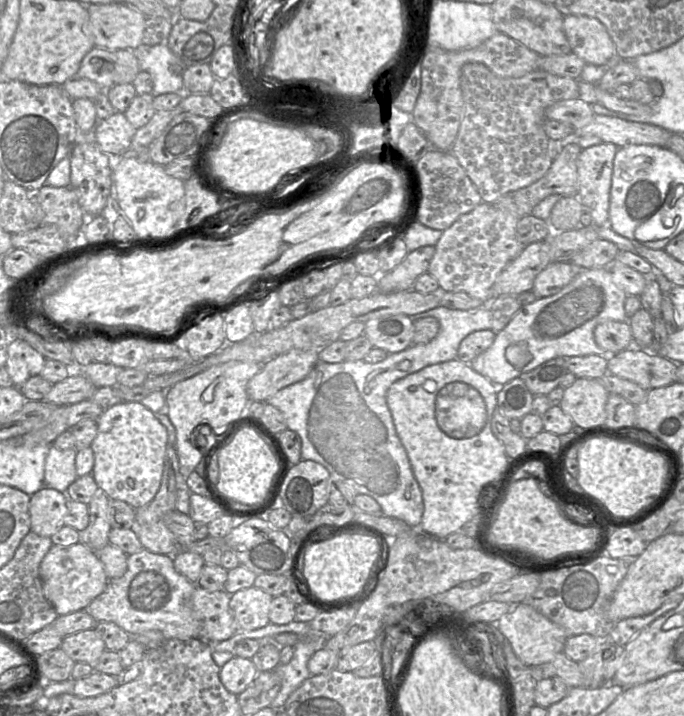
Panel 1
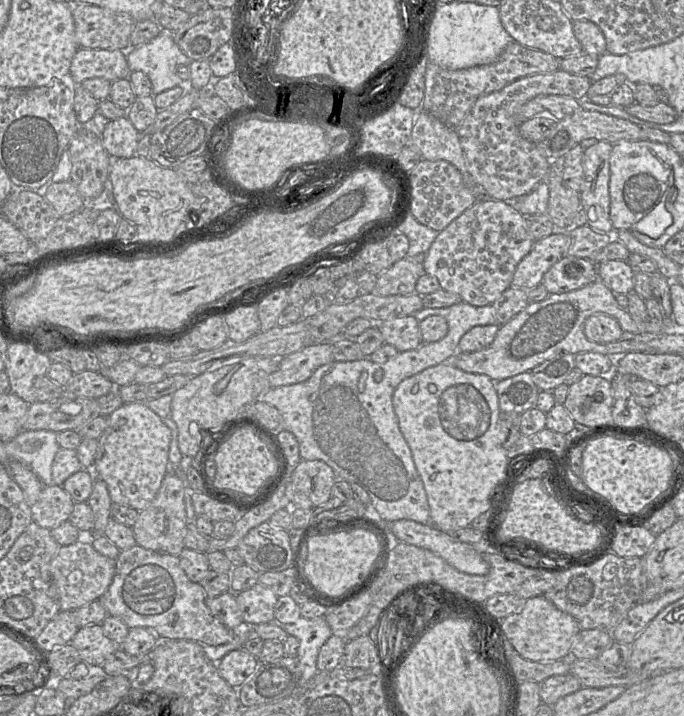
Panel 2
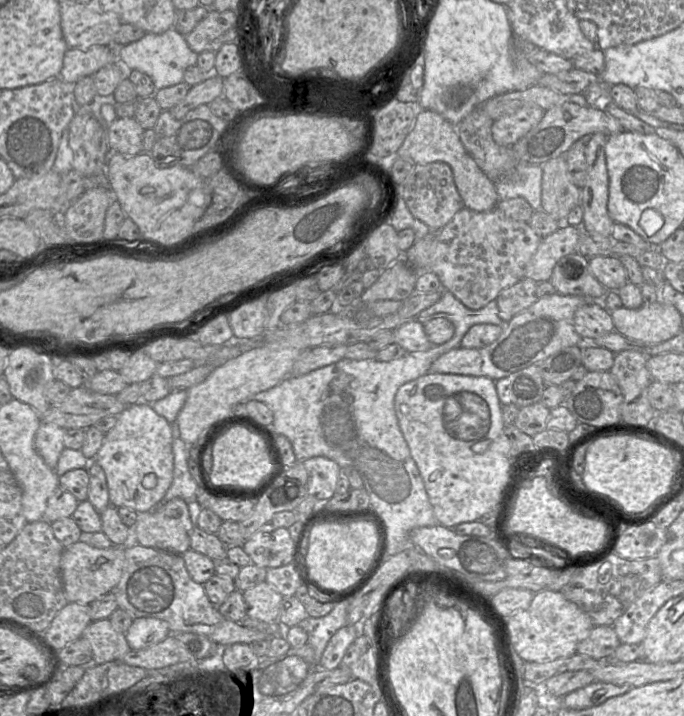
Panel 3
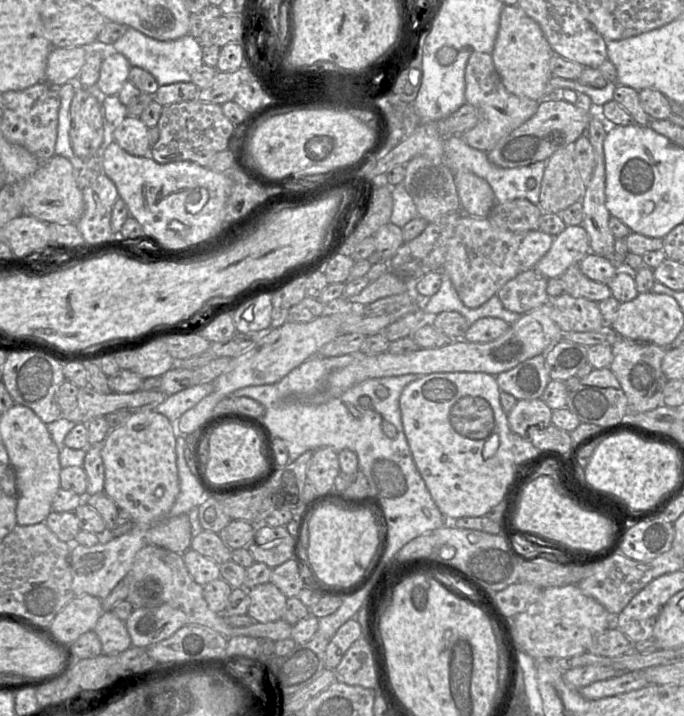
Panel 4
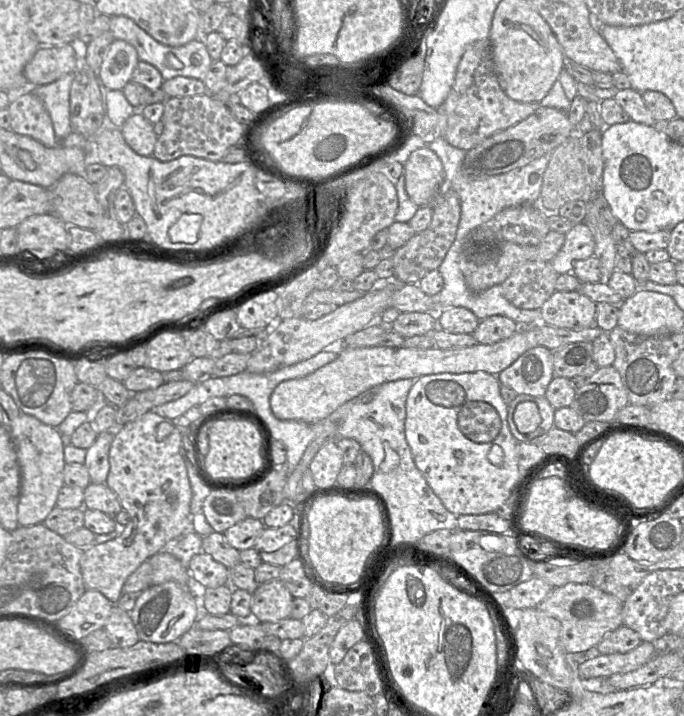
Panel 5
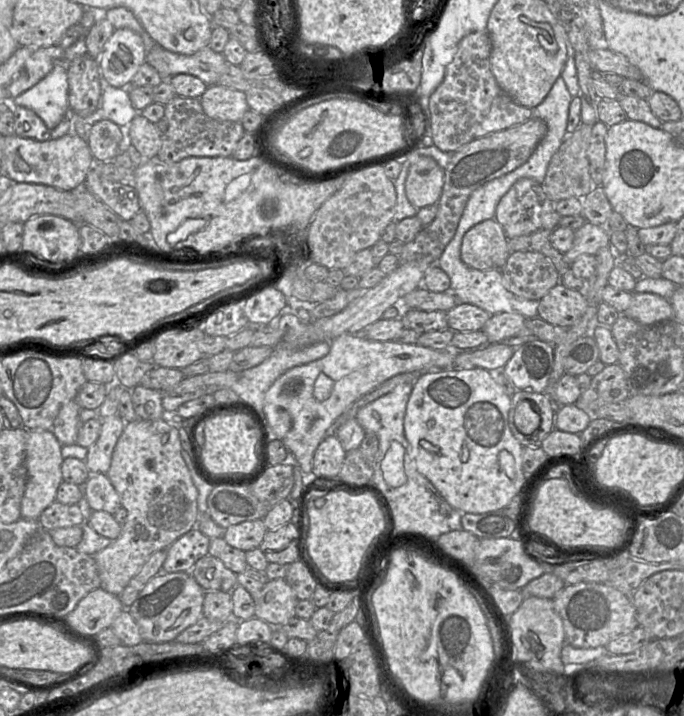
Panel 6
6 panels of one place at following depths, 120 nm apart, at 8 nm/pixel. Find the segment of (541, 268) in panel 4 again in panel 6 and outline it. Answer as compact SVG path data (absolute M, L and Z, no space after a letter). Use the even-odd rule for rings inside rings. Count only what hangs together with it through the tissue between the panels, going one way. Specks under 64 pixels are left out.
M590 222L575 231L571 249L564 254L564 259L569 266L580 255L596 255L604 247L610 246L610 232L605 226L598 226Z

